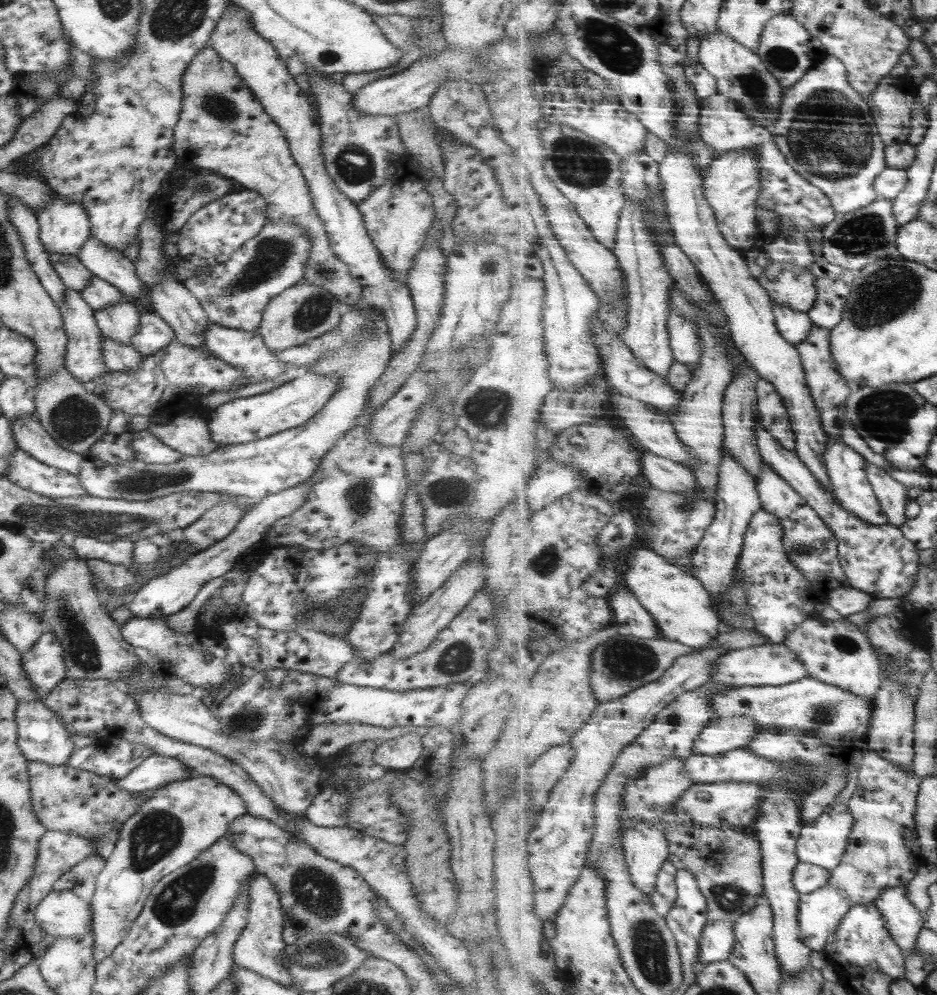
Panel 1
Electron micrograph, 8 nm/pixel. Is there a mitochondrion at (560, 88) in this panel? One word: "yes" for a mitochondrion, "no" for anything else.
no

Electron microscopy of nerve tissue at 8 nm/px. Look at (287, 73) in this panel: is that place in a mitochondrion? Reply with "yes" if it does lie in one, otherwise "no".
no

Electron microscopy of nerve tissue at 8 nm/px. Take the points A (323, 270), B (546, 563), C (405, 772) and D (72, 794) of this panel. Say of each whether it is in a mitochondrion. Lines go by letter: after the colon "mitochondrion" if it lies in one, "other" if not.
A: mitochondrion
B: mitochondrion
C: other
D: other

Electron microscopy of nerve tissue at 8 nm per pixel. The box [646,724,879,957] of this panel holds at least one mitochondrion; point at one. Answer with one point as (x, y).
(729, 897)

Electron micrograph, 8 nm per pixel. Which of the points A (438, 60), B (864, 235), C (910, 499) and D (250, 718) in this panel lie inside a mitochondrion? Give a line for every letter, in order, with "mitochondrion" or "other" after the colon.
A: other
B: mitochondrion
C: other
D: mitochondrion

